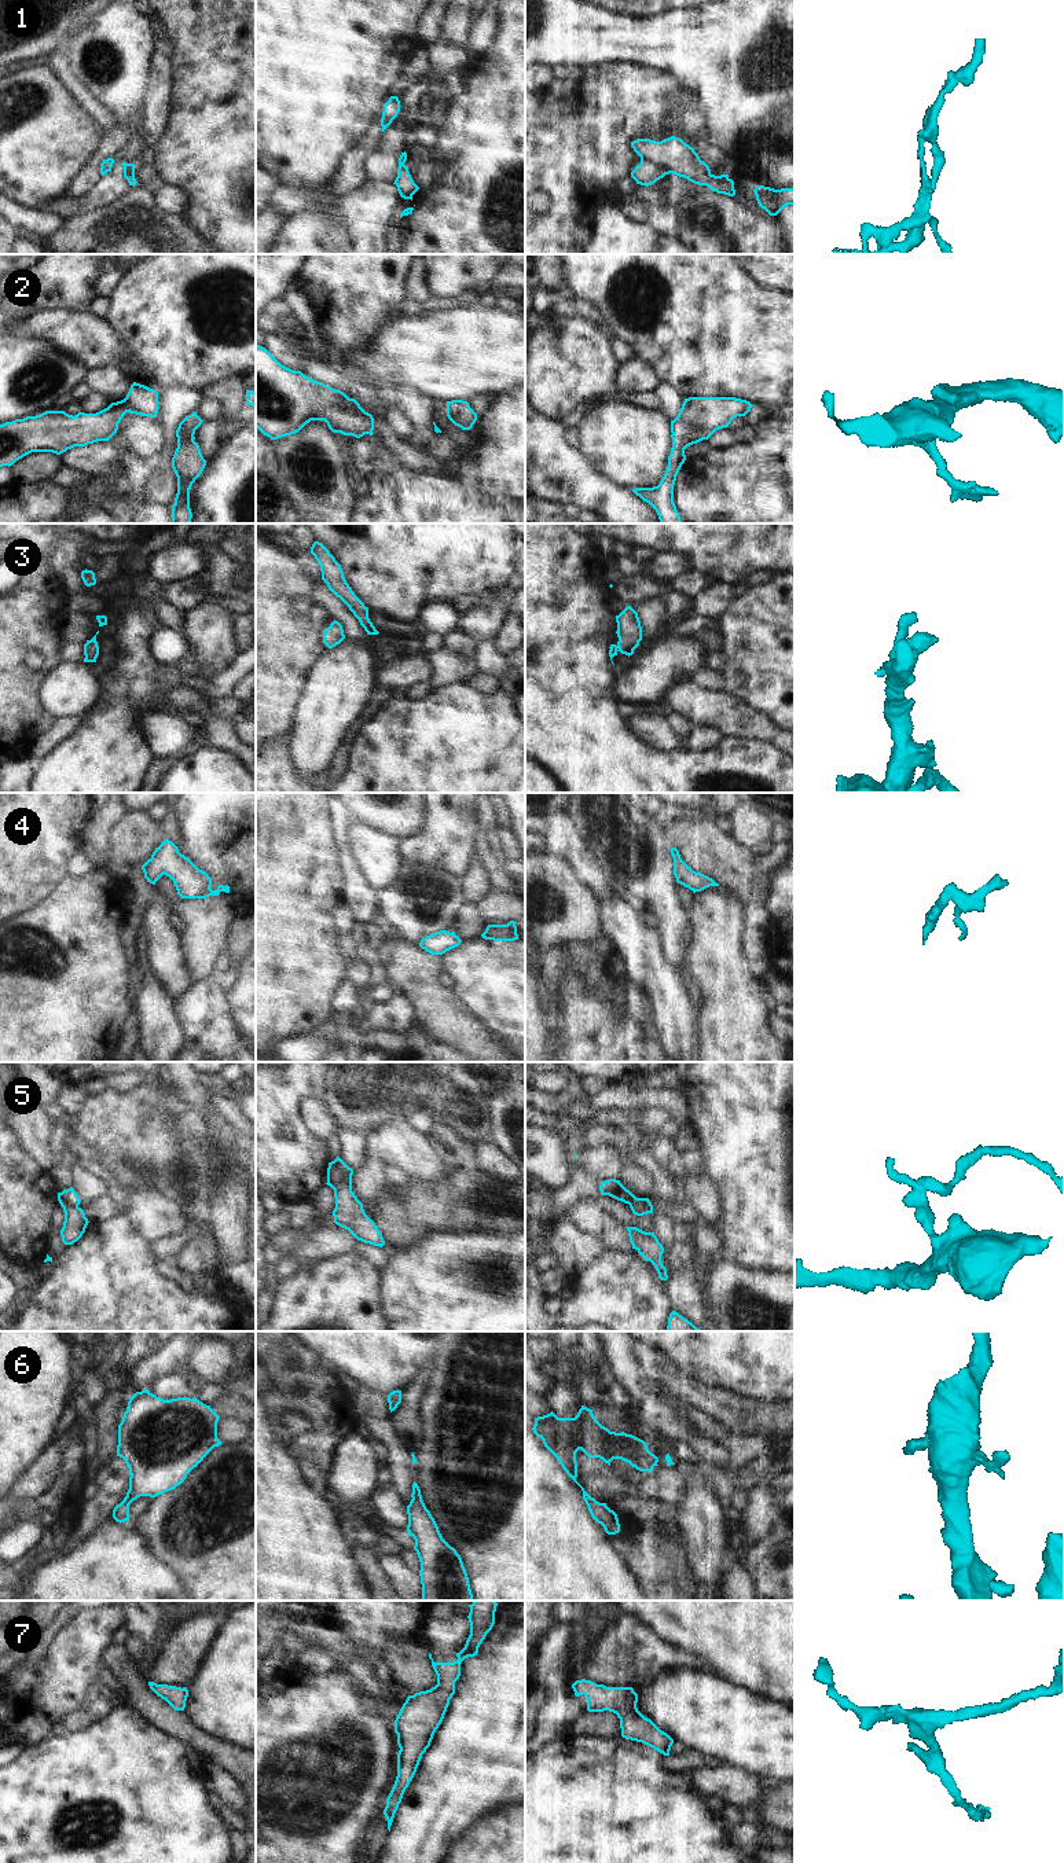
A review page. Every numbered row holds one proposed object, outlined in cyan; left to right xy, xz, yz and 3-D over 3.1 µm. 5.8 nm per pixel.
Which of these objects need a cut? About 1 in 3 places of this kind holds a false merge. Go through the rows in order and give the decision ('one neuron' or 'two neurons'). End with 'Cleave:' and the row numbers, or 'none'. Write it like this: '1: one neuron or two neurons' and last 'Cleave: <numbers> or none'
1: one neuron
2: one neuron
3: one neuron
4: one neuron
5: two neurons
6: one neuron
7: one neuron
Cleave: 5

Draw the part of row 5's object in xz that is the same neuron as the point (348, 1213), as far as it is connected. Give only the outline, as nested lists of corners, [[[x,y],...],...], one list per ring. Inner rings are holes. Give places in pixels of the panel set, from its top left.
[[[340,1157],[329,1162],[341,1172],[341,1183],[334,1188],[334,1223],[348,1230],[357,1241],[382,1247],[385,1241],[375,1223],[366,1215],[363,1204],[352,1191],[353,1169]]]

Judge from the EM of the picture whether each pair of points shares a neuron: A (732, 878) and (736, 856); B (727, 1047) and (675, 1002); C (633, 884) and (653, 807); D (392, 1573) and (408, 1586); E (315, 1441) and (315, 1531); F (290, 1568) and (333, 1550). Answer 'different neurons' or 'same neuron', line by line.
A: same neuron
B: different neurons
C: different neurons
D: same neuron
E: different neurons
F: same neuron

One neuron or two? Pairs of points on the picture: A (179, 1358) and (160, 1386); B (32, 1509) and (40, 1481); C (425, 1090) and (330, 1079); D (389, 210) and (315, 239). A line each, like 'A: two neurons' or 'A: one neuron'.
A: two neurons
B: two neurons
C: one neuron
D: one neuron

